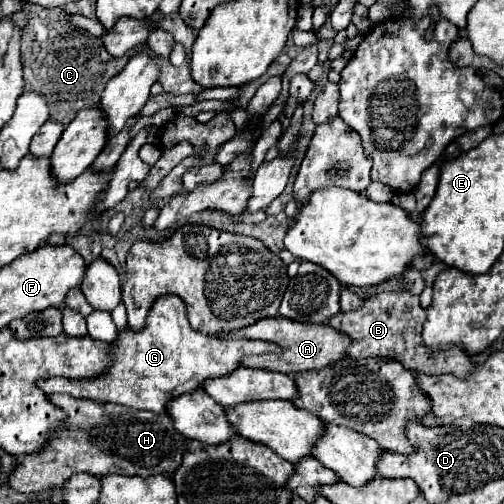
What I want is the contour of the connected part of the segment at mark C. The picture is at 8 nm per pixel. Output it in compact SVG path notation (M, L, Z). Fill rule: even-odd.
M24 2L22 12L28 18L20 38L26 90L40 92L50 106L50 118L68 126L82 108L96 106L100 102L106 82L120 74L136 52L132 50L120 58L108 54L96 36L64 22L64 16L72 16L72 12L64 8L44 8Z

